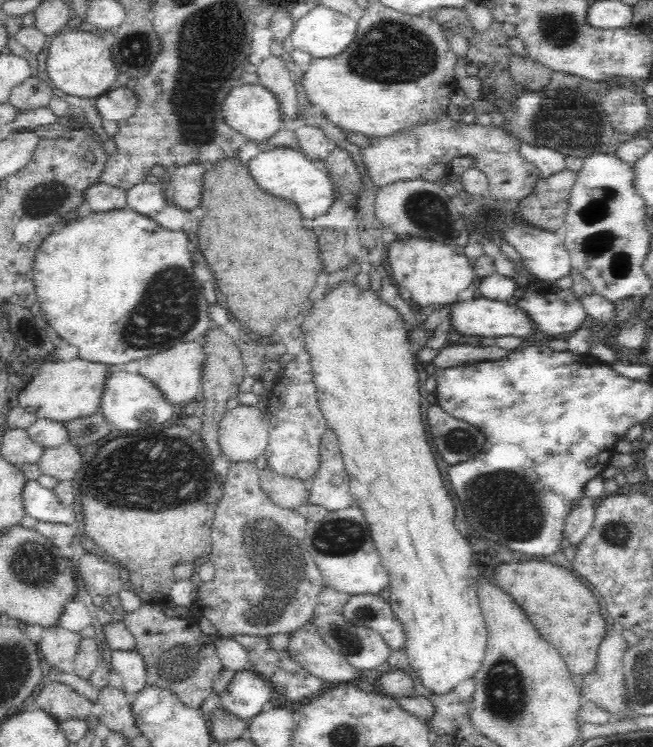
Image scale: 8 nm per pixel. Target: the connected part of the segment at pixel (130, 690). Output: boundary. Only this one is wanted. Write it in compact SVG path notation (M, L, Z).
M112 650L112 667L122 674L124 689L128 694L136 695L146 688L148 669L138 651Z

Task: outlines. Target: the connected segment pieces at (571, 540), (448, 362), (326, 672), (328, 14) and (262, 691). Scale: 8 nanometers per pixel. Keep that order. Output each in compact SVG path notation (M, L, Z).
M593 499L580 500L580 504L572 510L572 514L566 518L564 526L564 541L567 546L576 548L588 536L595 520L596 509L592 506Z
M448 344L439 350L432 364L442 369L455 368L479 361L496 360L503 355L502 348L496 348L496 346L474 348L468 344Z
M308 624L291 634L288 642L290 653L296 655L306 669L328 682L354 682L364 680L362 669L353 667L343 656L327 648L314 629Z
M314 5L304 18L295 22L290 38L294 48L322 59L342 54L357 32L356 20L342 12Z
M249 668L238 671L227 688L220 692L222 708L245 721L258 716L274 696L270 683Z

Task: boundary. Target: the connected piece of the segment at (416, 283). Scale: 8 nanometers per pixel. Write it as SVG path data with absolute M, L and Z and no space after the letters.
M394 240L387 250L392 265L392 277L410 292L410 298L421 308L442 308L454 305L456 297L472 284L476 277L472 261L465 254L457 254L447 244L429 240Z

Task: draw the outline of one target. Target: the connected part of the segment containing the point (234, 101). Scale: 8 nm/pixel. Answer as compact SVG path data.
M261 84L234 86L222 104L222 112L226 123L241 132L247 141L266 142L278 130L285 128L286 115L282 111L282 103L278 95Z

